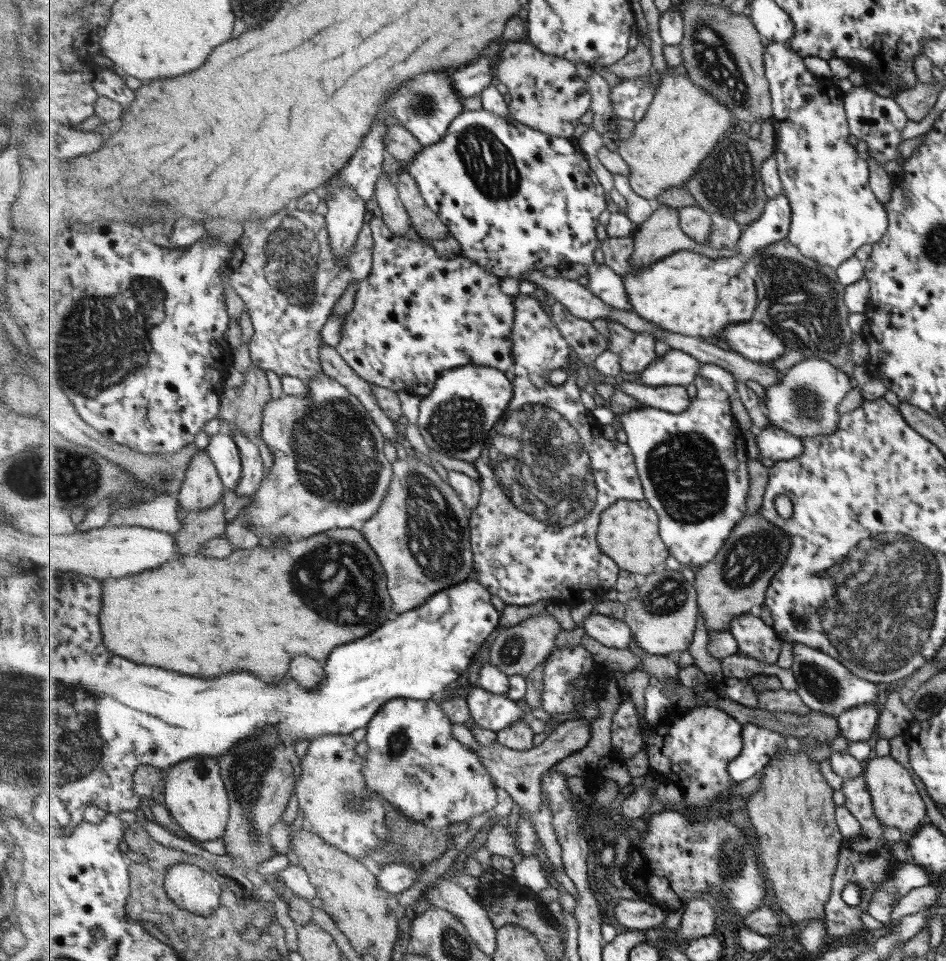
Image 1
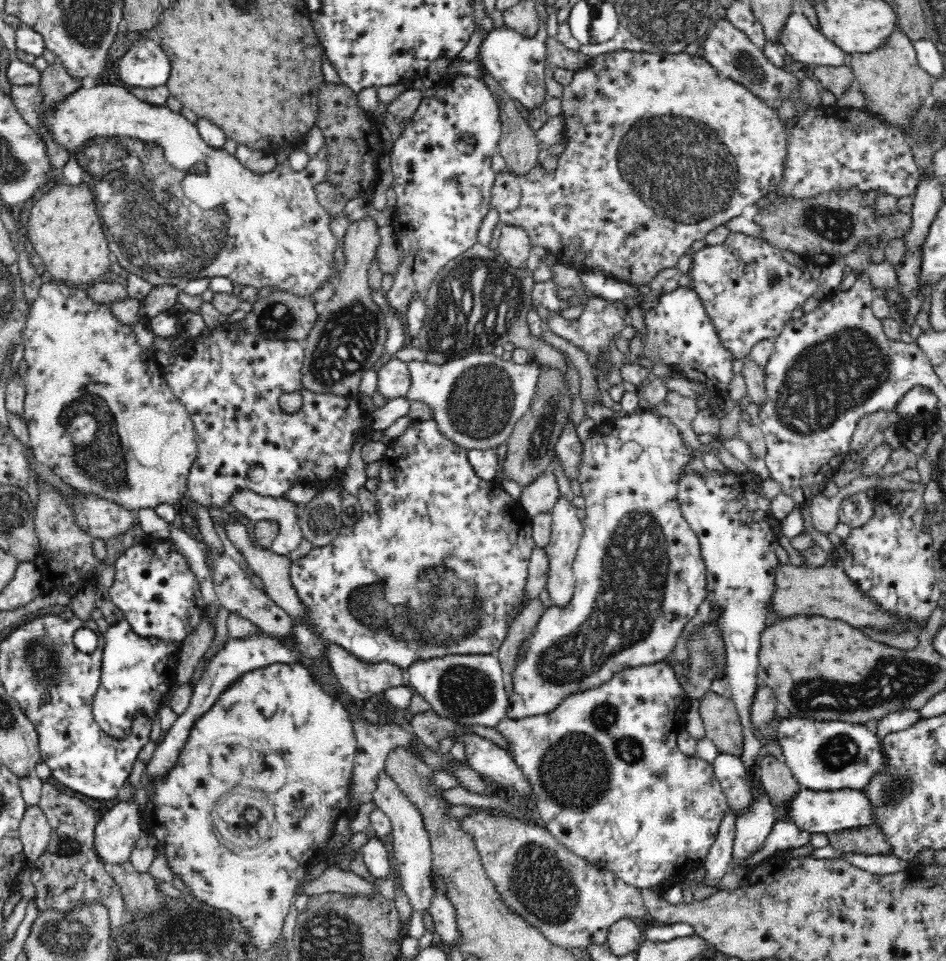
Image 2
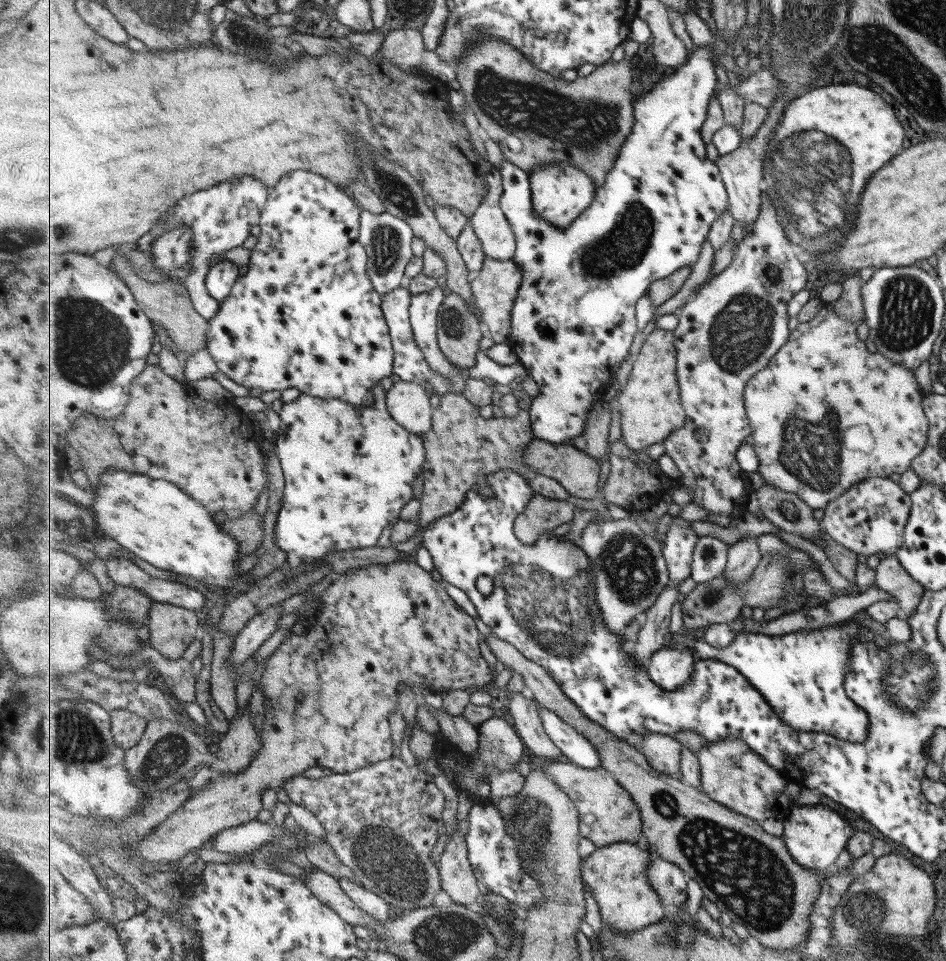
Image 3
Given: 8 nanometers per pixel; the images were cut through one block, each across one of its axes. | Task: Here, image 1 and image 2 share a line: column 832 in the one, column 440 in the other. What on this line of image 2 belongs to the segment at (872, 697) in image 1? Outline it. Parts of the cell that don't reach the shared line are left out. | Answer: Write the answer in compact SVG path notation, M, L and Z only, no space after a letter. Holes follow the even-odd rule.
M454 654L414 661L407 669L410 686L428 702L432 712L462 726L496 727L507 719L509 698L497 654Z

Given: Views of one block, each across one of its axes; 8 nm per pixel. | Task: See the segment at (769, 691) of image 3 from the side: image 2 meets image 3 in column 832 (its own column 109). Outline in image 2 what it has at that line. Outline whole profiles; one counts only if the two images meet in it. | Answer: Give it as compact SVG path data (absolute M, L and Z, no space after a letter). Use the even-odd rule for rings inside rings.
M122 617L118 622L109 626L103 633L104 647L102 657L102 674L97 693L94 695L93 716L100 729L116 740L126 739L132 734L133 721L140 715L153 718L158 710L159 700L166 696L167 687L175 682L175 669L179 659L180 645L164 639L138 636L136 631Z

